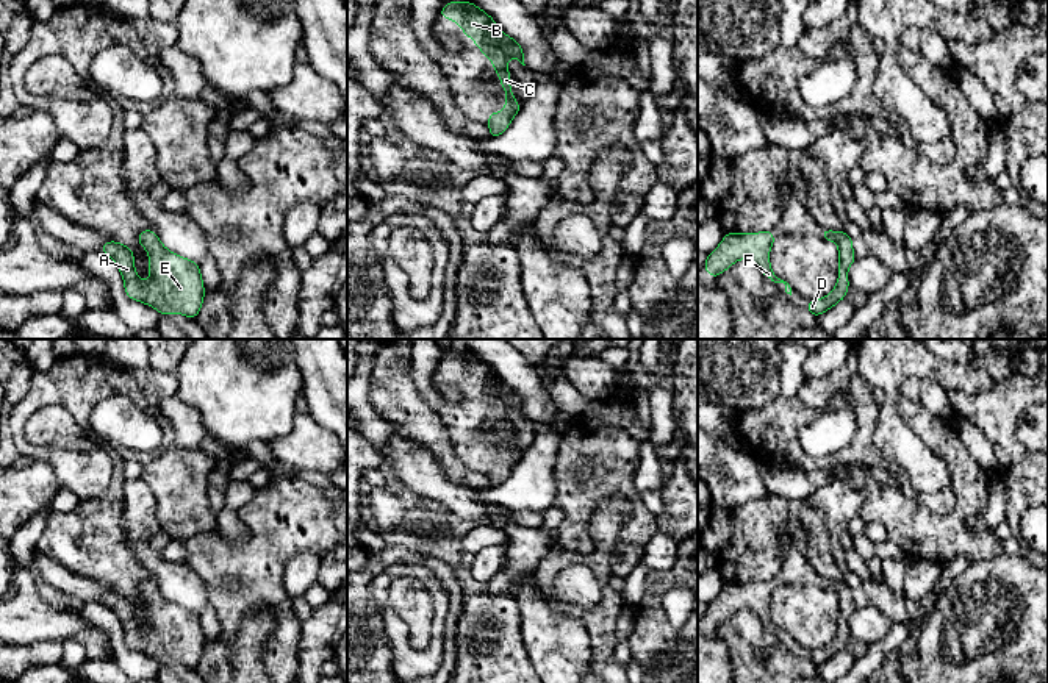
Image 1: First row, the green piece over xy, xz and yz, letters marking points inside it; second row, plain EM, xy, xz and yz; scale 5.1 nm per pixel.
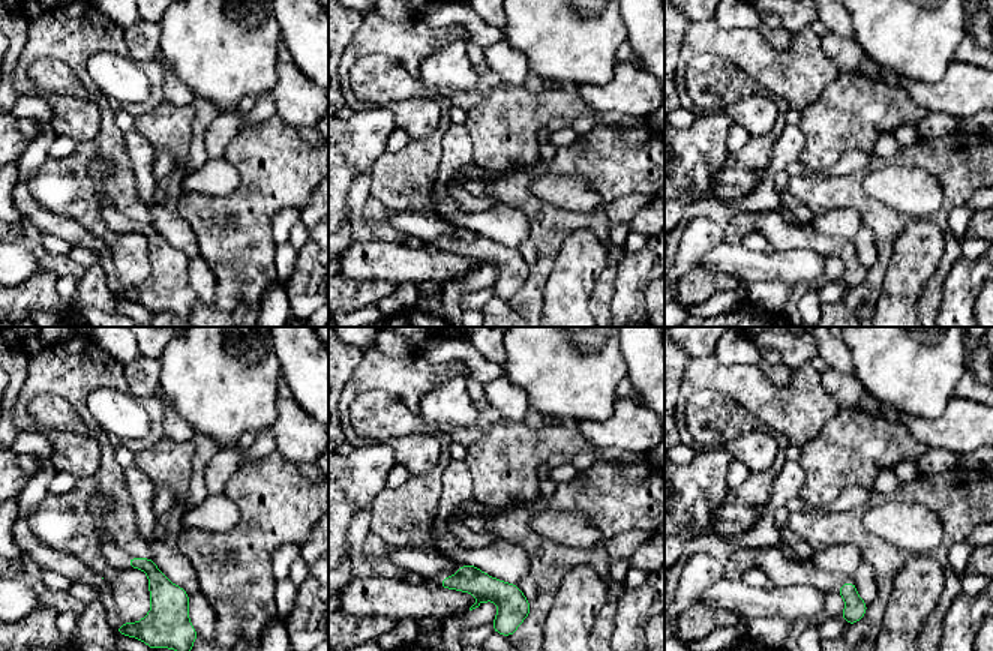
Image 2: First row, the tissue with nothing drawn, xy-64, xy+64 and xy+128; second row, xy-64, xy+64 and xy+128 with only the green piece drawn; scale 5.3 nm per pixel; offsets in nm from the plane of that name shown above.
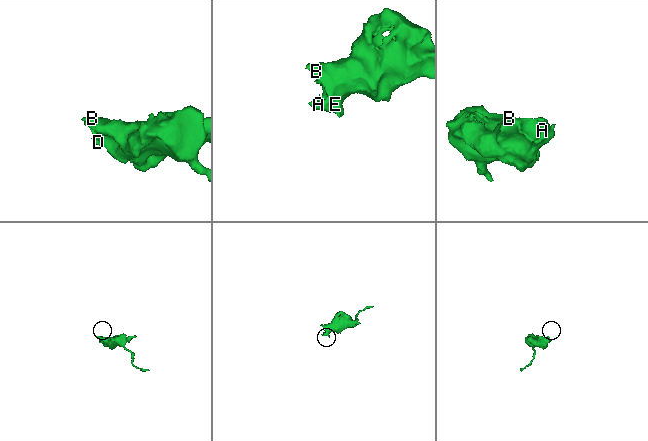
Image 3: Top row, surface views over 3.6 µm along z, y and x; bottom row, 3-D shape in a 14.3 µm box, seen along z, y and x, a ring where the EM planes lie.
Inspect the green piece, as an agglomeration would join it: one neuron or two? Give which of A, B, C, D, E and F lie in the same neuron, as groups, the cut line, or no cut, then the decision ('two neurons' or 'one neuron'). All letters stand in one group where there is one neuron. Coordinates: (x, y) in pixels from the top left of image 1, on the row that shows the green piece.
groups A B C D E F; cut none; one neuron

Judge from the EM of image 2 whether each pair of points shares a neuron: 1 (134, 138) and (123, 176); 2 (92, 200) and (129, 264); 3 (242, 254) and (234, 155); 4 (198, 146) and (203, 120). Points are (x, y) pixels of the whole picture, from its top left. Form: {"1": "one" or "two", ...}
{"1": "two", "2": "one", "3": "one", "4": "one"}

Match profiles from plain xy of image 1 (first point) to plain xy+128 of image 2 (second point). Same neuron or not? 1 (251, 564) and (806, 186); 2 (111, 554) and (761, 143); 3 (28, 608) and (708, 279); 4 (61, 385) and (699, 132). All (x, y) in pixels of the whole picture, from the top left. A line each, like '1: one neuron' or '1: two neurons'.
1: one neuron
2: one neuron
3: two neurons
4: two neurons

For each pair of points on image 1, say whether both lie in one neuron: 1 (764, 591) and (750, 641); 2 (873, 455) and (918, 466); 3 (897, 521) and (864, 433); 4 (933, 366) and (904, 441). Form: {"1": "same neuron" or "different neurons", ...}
{"1": "different neurons", "2": "different neurons", "3": "different neurons", "4": "same neuron"}

